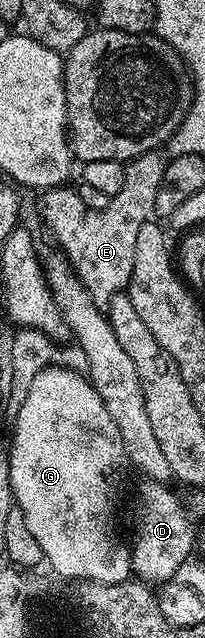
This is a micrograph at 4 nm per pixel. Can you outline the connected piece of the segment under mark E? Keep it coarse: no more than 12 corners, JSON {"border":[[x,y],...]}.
{"border":[[169,156],[124,168],[106,209],[43,192],[59,250],[98,305],[127,288]]}

